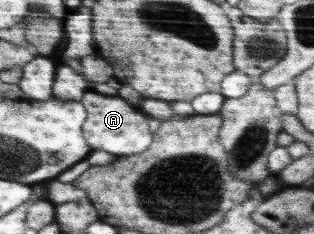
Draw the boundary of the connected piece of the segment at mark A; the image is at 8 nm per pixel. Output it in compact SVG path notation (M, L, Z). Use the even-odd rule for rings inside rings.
M91 89L80 99L88 111L88 119L85 121L85 140L92 149L112 151L119 155L132 155L142 153L150 141L152 133L148 129L148 119L146 115L138 113L132 105L128 105L120 97L106 97Z

